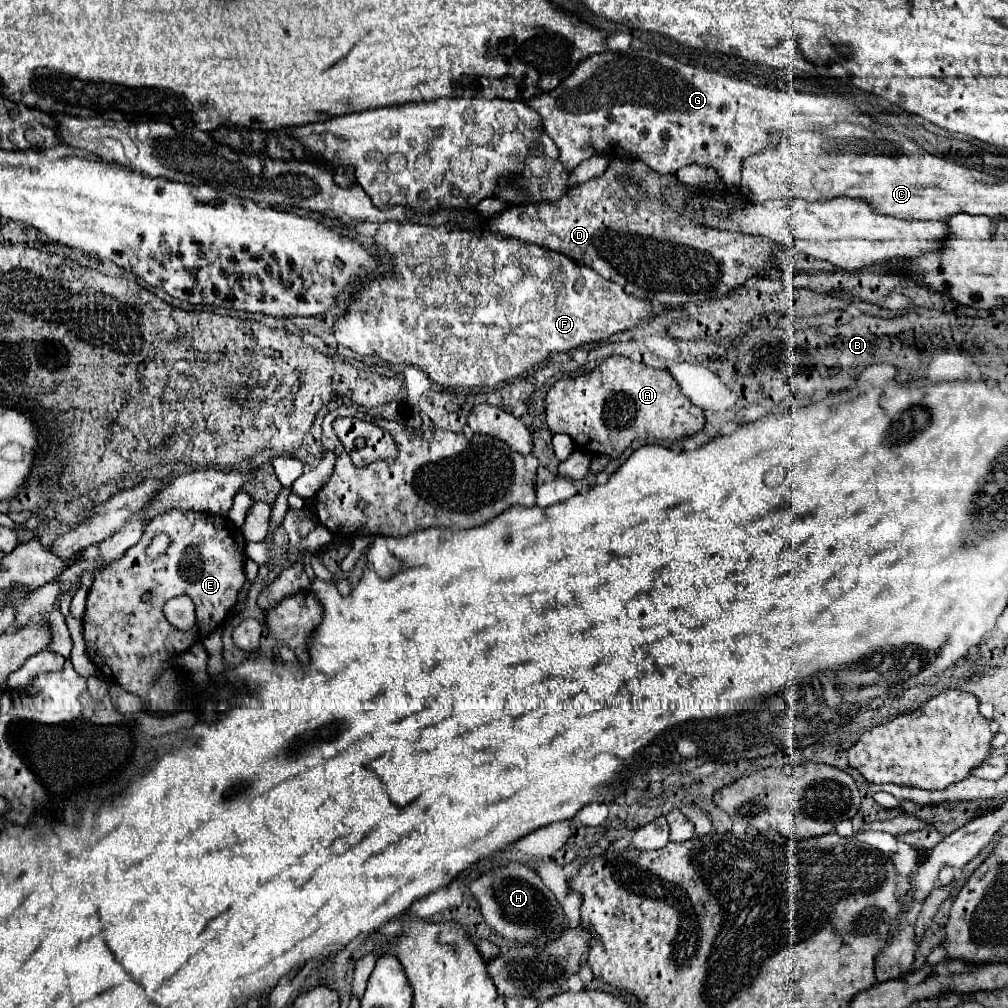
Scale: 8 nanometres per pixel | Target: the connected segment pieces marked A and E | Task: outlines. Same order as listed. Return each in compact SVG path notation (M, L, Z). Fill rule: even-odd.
M611 355L599 369L589 375L577 379L557 381L547 393L547 425L551 433L567 433L577 449L607 455L609 459L617 459L633 441L645 439L683 439L695 435L703 429L705 417L699 407L695 407L679 389L677 381L665 369L653 369L643 363L633 363L625 355Z
M171 511L167 515L155 517L141 541L133 547L129 547L115 565L107 565L95 581L93 587L87 593L87 605L85 605L85 615L83 615L83 639L87 645L87 655L95 663L103 675L115 683L119 683L127 693L139 695L151 706L151 709L159 711L175 711L181 709L179 705L179 693L181 693L181 683L175 675L175 671L169 667L169 659L175 653L187 651L193 643L199 643L207 639L215 627L223 623L227 617L227 609L233 609L235 601L239 597L239 591L245 583L245 537L241 529L227 517L227 515L213 515L213 513L179 513ZM165 533L169 535L171 543L165 553L157 555L155 559L147 559L145 551L149 543L153 541L153 535ZM143 593L153 593L151 601L143 601ZM177 595L189 595L197 607L197 621L189 631L179 631L163 615L163 605L167 599L177 597Z

